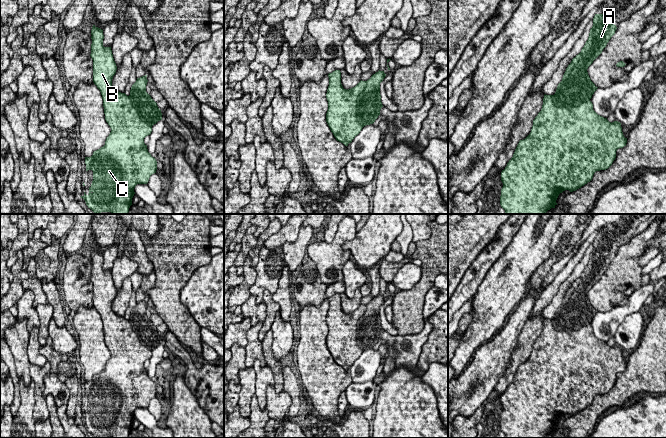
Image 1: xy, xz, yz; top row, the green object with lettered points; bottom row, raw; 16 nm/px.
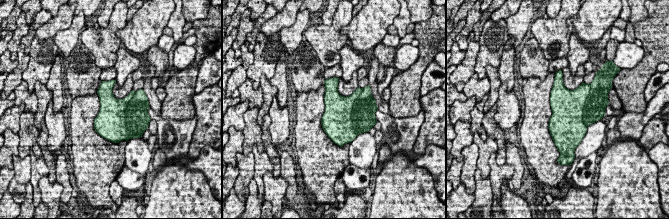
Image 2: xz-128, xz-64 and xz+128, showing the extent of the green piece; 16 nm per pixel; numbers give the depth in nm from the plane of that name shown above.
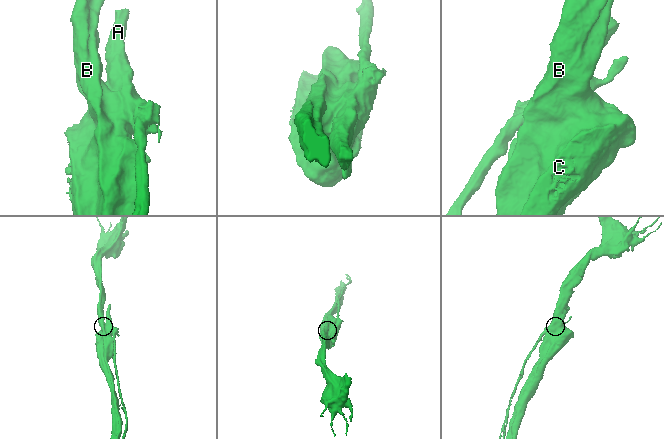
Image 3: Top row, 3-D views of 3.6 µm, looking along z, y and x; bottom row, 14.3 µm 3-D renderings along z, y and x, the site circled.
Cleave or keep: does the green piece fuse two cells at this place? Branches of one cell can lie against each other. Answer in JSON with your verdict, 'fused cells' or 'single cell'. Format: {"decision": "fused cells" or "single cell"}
{"decision": "single cell"}

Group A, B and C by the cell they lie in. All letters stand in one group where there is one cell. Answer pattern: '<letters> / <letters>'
A B C

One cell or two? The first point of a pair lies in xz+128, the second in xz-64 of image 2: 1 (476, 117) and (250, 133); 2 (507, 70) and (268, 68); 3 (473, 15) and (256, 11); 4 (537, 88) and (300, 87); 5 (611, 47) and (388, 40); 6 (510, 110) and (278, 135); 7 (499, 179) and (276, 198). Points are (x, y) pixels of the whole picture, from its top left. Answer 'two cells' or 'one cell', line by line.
1: one cell
2: two cells
3: two cells
4: two cells
5: two cells
6: one cell
7: one cell

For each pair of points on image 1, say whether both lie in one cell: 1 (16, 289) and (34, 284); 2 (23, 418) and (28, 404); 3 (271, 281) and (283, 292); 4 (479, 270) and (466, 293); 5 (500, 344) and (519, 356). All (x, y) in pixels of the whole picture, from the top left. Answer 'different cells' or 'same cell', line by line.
1: different cells
2: same cell
3: different cells
4: same cell
5: different cells

